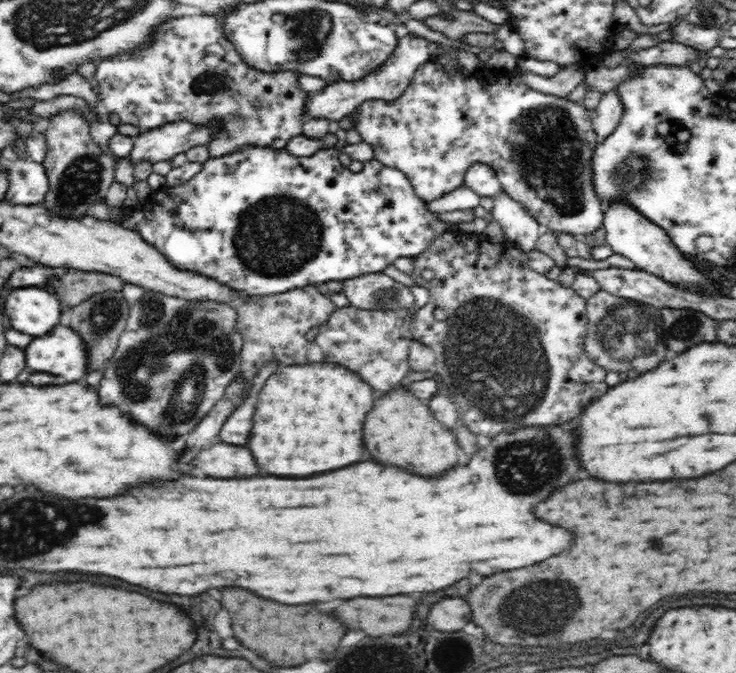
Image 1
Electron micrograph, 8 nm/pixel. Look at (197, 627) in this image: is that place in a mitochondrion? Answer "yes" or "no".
no

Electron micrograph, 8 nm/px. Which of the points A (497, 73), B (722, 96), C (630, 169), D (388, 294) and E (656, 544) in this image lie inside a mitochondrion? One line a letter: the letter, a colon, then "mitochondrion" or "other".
A: other
B: other
C: mitochondrion
D: mitochondrion
E: other

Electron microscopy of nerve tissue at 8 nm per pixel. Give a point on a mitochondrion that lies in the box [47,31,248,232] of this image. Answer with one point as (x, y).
(81, 181)

